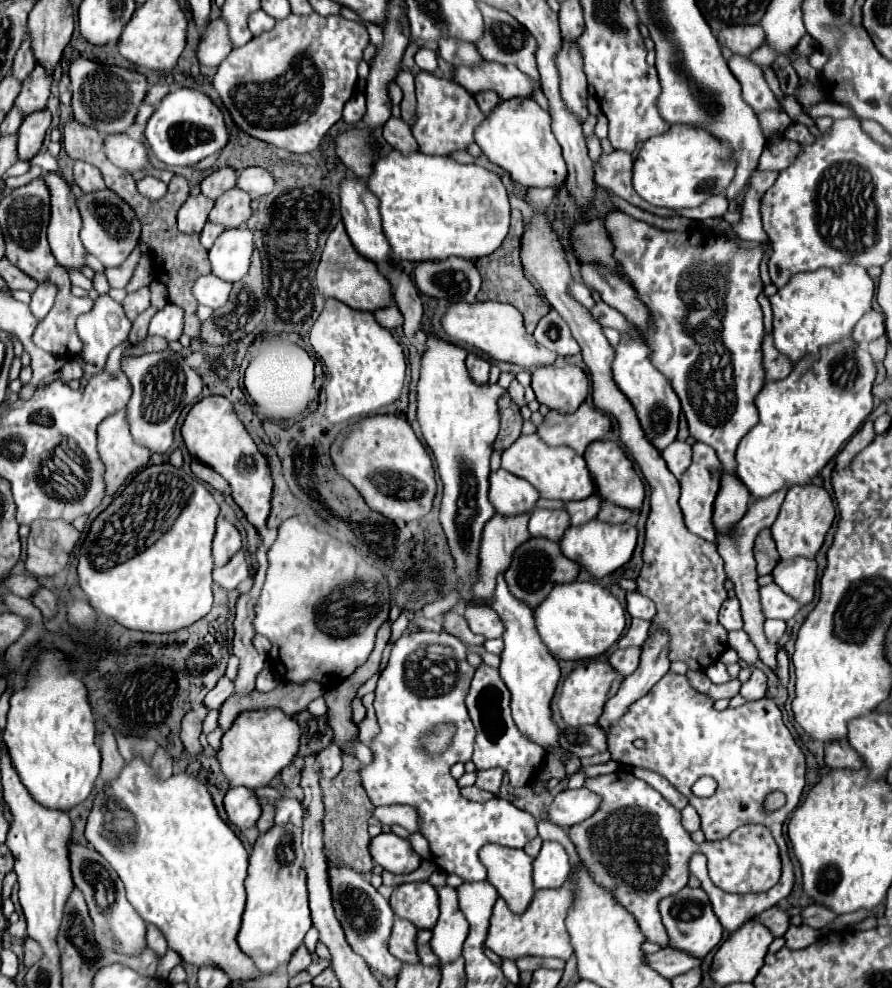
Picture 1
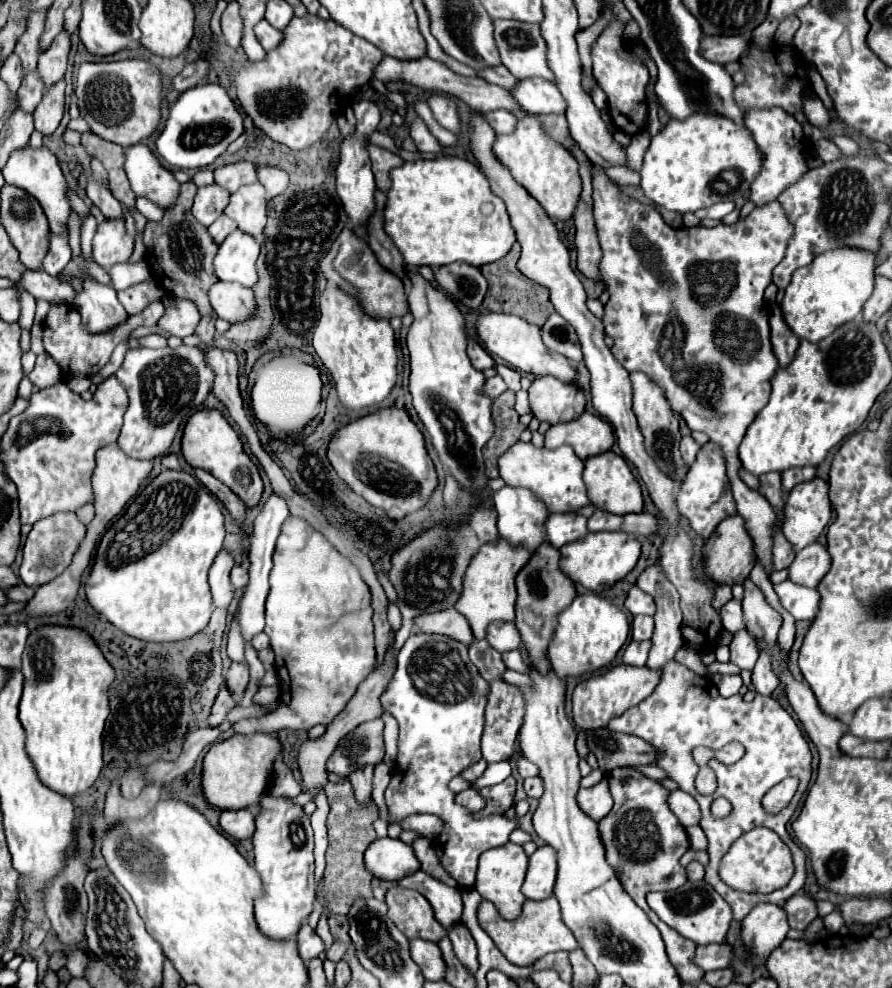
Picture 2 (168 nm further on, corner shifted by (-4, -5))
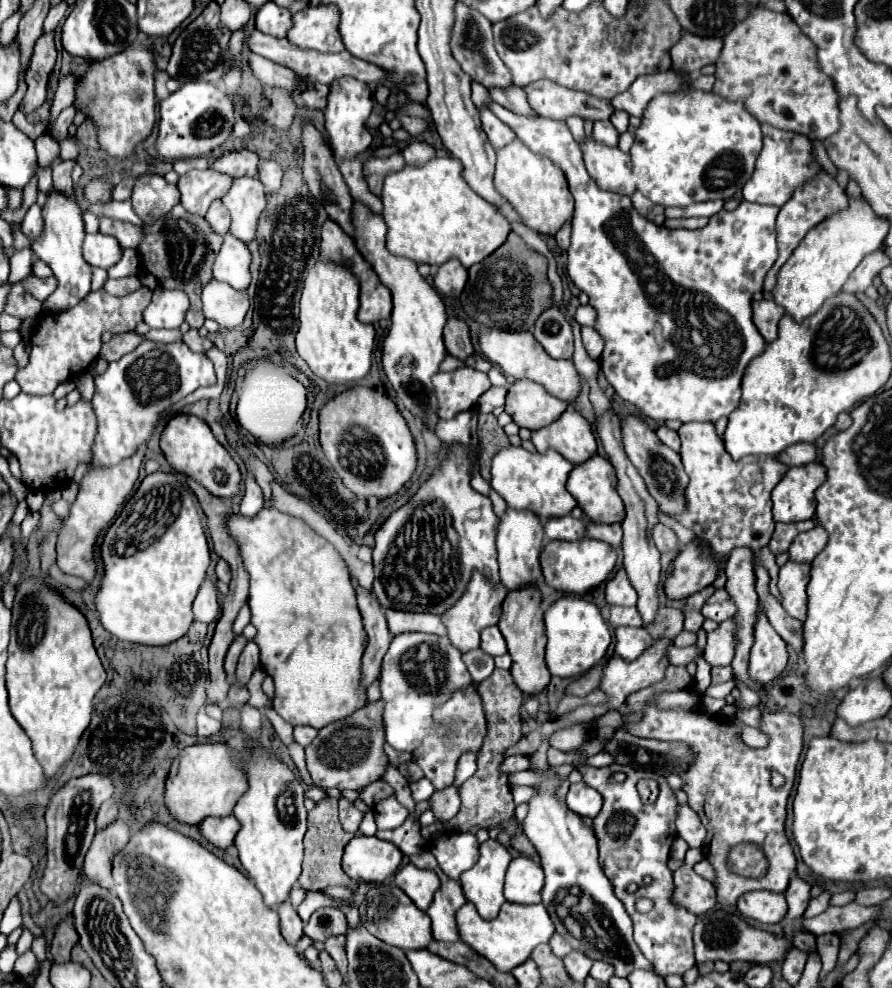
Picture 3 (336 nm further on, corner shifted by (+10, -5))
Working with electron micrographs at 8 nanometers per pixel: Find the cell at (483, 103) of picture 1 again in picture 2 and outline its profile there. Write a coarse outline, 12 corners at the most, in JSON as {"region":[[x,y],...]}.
{"region":[[492,110],[486,120],[496,134],[512,134],[516,118],[506,110]]}

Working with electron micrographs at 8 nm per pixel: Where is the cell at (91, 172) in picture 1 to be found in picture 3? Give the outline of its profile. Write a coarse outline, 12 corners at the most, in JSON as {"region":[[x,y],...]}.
{"region":[[100,216],[100,232],[122,248],[136,248],[142,228]]}

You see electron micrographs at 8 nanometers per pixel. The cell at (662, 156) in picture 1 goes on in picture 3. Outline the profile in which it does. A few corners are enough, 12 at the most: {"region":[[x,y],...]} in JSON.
{"region":[[712,92],[656,96],[630,148],[664,208],[730,200],[760,124]]}

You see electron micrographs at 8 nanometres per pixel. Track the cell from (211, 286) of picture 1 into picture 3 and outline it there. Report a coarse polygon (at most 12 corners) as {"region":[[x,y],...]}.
{"region":[[210,280],[202,290],[204,316],[236,328],[248,294]]}

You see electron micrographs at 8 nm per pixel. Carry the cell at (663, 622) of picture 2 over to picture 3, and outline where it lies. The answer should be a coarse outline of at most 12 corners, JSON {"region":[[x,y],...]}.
{"region":[[614,412],[598,434],[626,504],[624,570],[642,626],[660,608],[660,552],[656,500],[632,468]]}

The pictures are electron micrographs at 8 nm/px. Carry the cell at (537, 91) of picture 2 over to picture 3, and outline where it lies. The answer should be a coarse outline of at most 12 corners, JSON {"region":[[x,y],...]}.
{"region":[[550,80],[524,86],[544,118],[608,120],[610,100],[562,88]]}

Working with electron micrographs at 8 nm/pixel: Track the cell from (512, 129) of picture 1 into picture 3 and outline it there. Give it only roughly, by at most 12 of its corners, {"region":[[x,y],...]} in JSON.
{"region":[[518,138],[498,148],[496,190],[554,236],[574,212],[564,172]]}

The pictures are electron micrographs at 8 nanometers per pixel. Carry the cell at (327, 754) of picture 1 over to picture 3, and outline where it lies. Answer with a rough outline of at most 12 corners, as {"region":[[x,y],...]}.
{"region":[[382,702],[306,748],[318,786],[358,790],[388,766]]}

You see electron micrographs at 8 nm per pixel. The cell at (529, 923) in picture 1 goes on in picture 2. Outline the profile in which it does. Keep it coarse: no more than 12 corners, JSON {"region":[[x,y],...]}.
{"region":[[554,896],[526,900],[516,920],[492,902],[478,924],[506,960],[532,966],[578,948]]}

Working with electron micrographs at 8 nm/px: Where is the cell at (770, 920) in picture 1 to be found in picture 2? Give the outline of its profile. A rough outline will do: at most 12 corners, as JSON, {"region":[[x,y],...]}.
{"region":[[798,892],[784,910],[790,928],[806,930],[818,916],[816,900]]}

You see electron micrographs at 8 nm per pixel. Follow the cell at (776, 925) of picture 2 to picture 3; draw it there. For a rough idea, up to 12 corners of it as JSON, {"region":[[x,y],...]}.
{"region":[[746,892],[736,908],[746,920],[778,924],[786,900],[774,892]]}

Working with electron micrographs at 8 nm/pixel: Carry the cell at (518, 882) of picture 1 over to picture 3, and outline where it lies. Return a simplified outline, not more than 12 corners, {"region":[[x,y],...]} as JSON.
{"region":[[498,840],[480,844],[460,876],[466,900],[484,920],[506,902],[512,854]]}

